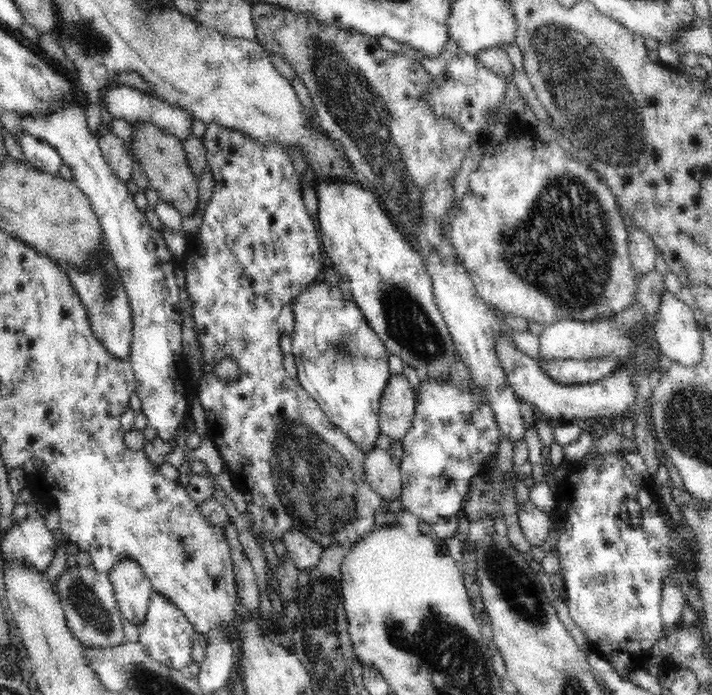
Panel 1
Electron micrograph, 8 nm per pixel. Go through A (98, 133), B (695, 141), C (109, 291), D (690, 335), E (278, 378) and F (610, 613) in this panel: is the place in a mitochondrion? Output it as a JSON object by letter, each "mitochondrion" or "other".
{"A":"other","B":"other","C":"mitochondrion","D":"other","E":"other","F":"mitochondrion"}

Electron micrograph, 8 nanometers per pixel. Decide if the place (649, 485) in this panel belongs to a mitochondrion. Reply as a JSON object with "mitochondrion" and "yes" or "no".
{"mitochondrion":"no"}

